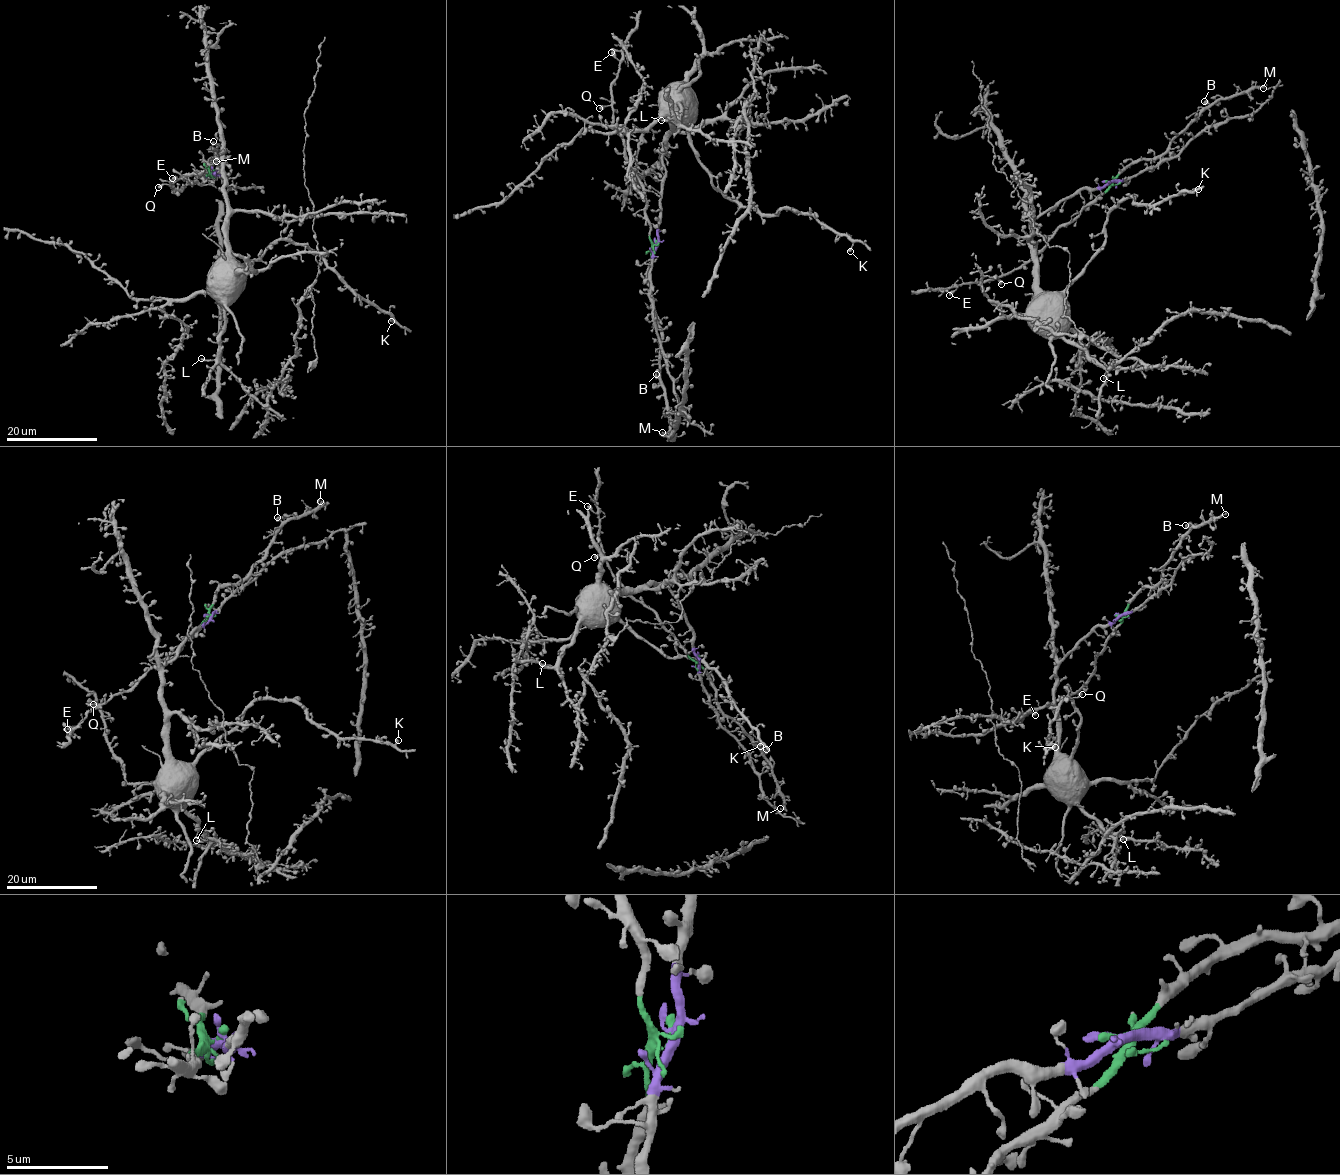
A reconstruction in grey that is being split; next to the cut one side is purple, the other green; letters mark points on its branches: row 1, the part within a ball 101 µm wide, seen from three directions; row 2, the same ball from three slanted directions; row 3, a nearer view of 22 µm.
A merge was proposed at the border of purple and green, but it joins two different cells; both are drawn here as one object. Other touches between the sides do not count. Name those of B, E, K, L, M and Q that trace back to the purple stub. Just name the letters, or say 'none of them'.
K, L

